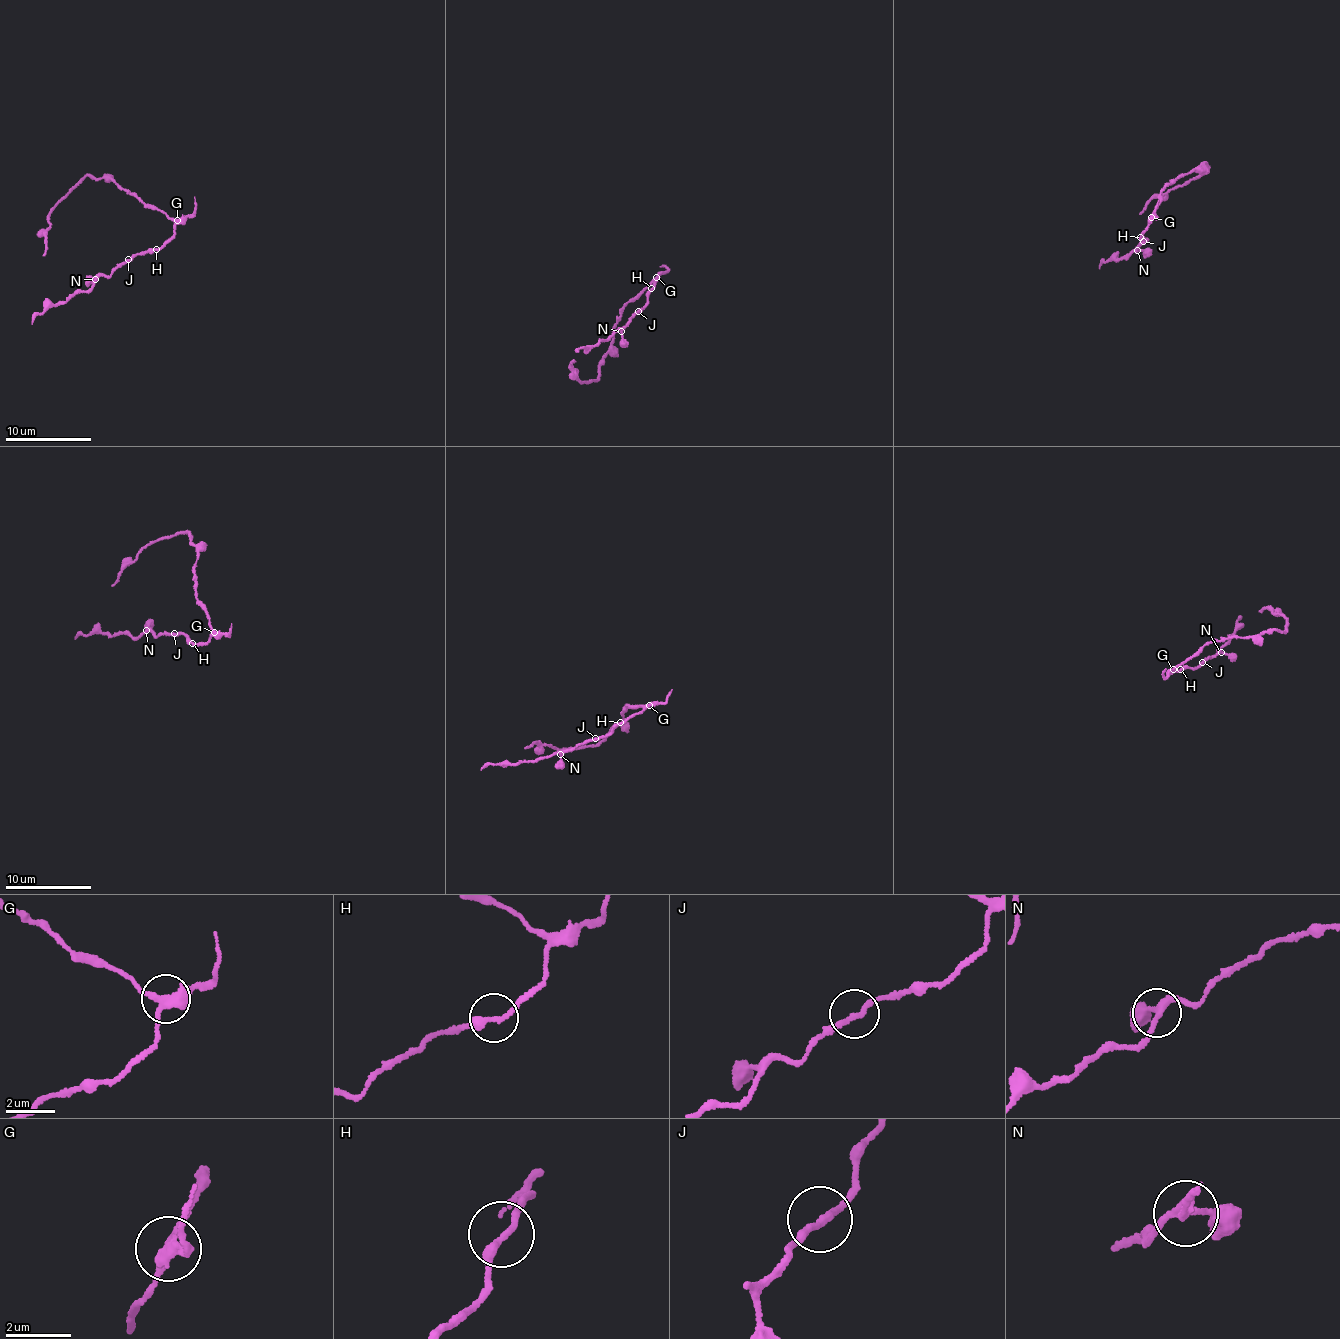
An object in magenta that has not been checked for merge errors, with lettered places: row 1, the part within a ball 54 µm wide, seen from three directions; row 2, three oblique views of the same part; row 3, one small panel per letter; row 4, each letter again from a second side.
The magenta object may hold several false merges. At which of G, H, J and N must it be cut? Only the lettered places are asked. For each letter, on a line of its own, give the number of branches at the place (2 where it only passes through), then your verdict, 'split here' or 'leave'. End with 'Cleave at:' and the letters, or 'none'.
G: 3 | split here
H: 2 | leave
J: 2 | leave
N: 3 | leave
Cleave at: G

